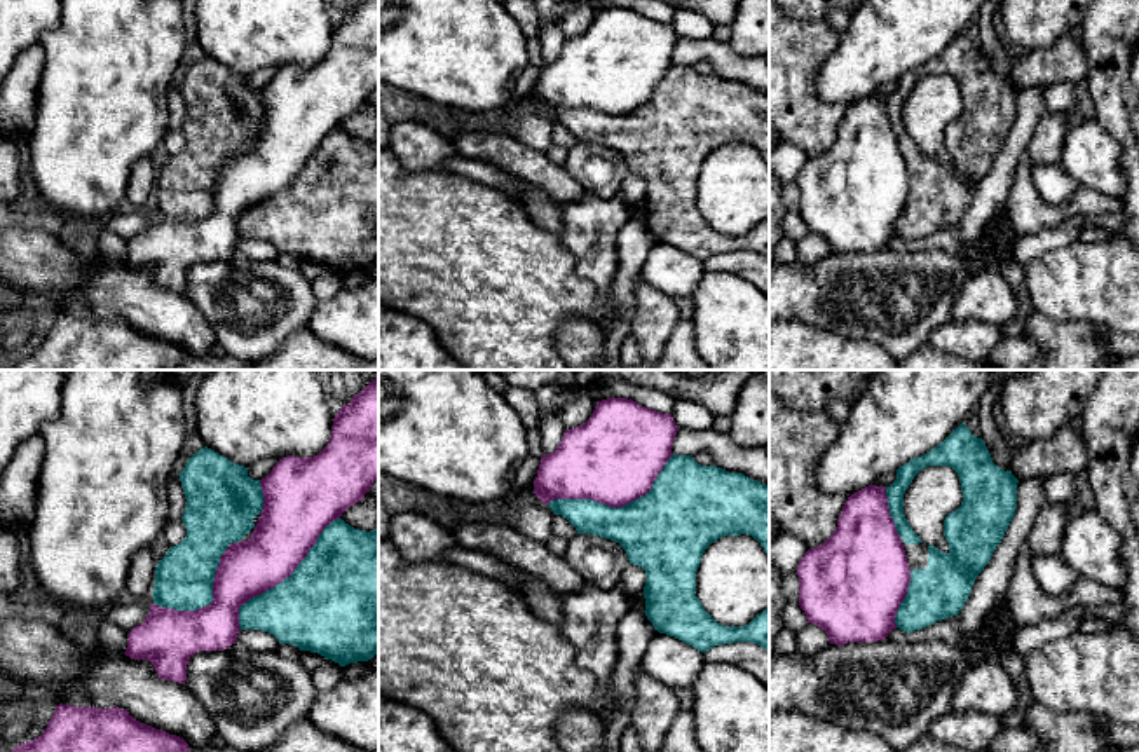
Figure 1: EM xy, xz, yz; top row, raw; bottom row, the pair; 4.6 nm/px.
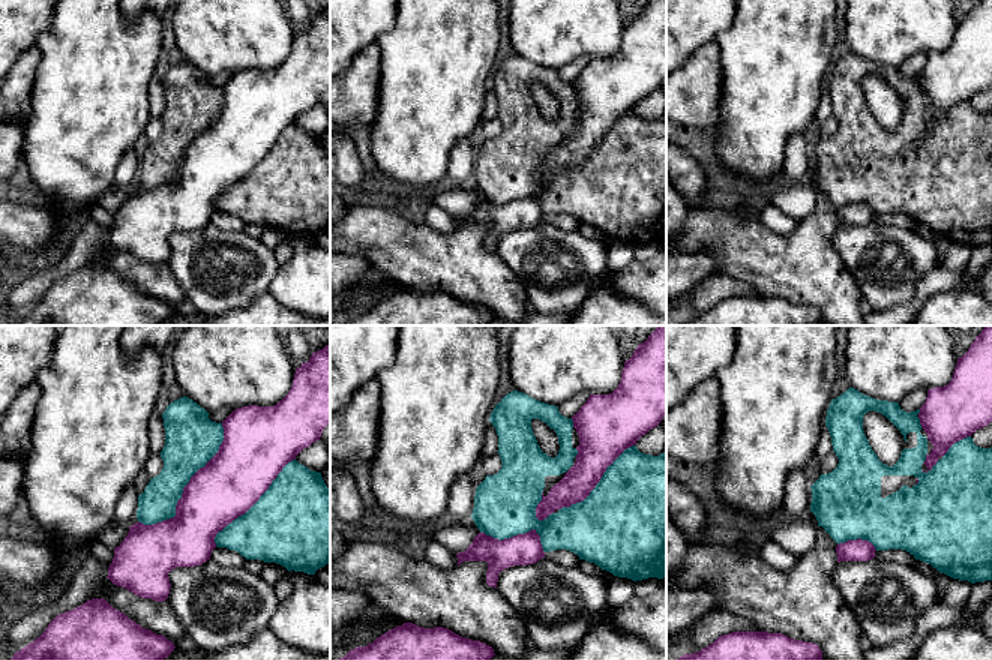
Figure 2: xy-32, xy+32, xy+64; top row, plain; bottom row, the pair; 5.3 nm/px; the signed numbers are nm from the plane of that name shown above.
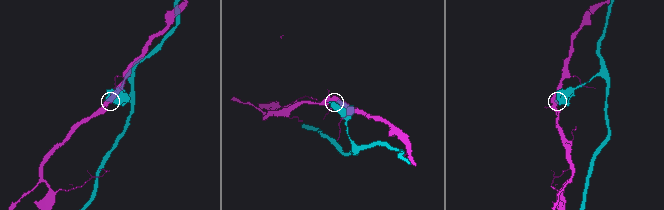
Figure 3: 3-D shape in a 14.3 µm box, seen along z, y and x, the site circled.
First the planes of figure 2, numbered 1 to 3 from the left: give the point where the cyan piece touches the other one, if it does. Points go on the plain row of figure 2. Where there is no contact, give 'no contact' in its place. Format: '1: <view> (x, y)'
1: xy-32 (183, 152)
2: xy+32 (598, 146)
3: xy+64 (857, 203)

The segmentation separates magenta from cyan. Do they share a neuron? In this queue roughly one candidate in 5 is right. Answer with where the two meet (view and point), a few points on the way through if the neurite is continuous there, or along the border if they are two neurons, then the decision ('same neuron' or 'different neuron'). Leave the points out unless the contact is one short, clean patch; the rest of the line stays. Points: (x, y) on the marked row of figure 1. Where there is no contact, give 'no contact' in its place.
meets magenta in xz at (614, 506); different neuron

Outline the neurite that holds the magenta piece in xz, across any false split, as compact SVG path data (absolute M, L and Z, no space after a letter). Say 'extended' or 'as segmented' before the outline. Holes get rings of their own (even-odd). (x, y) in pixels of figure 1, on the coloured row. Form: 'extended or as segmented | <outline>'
as segmented | M628 398L597 401L591 417L565 429L556 450L541 455L534 494L542 504L555 499L591 499L621 508L645 496L668 459L679 427L672 414L645 408Z

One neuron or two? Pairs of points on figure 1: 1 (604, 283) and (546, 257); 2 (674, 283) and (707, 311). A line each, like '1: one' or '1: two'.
1: two
2: two

